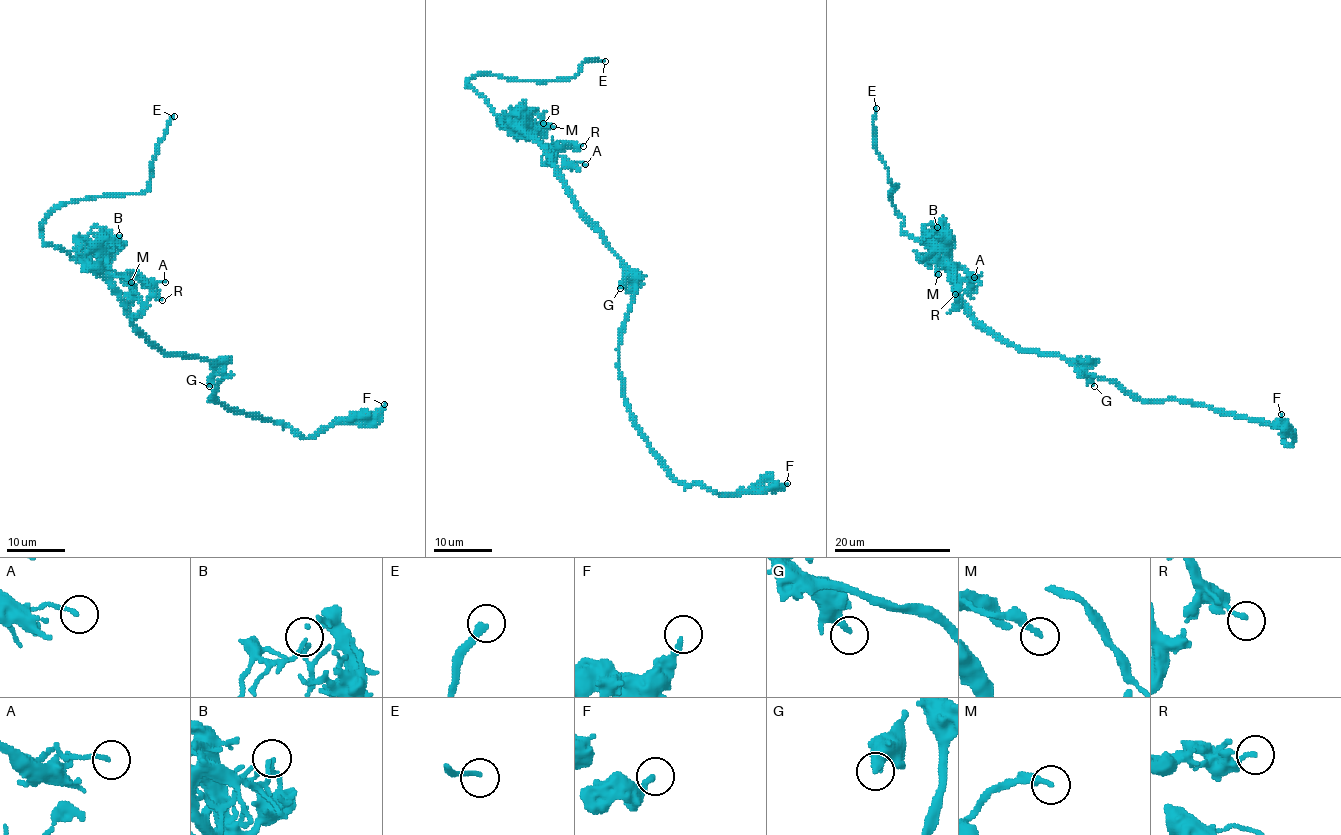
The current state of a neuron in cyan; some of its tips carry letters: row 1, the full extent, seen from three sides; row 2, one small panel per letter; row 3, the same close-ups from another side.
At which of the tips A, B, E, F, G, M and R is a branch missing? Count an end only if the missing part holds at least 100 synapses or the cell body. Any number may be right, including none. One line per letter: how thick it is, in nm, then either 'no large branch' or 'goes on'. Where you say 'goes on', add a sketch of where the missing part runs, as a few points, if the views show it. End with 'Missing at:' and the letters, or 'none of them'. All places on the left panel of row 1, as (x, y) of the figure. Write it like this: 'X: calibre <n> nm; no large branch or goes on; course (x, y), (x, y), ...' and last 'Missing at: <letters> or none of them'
A: calibre 160 nm; no large branch
B: calibre 140 nm; no large branch
E: calibre 220 nm; goes on; course (174, 116), (184, 99), (198, 84), (201, 87)
F: calibre 180 nm; no large branch
G: calibre 320 nm; no large branch
M: calibre 280 nm; no large branch
R: calibre 160 nm; no large branch
Missing at: E

